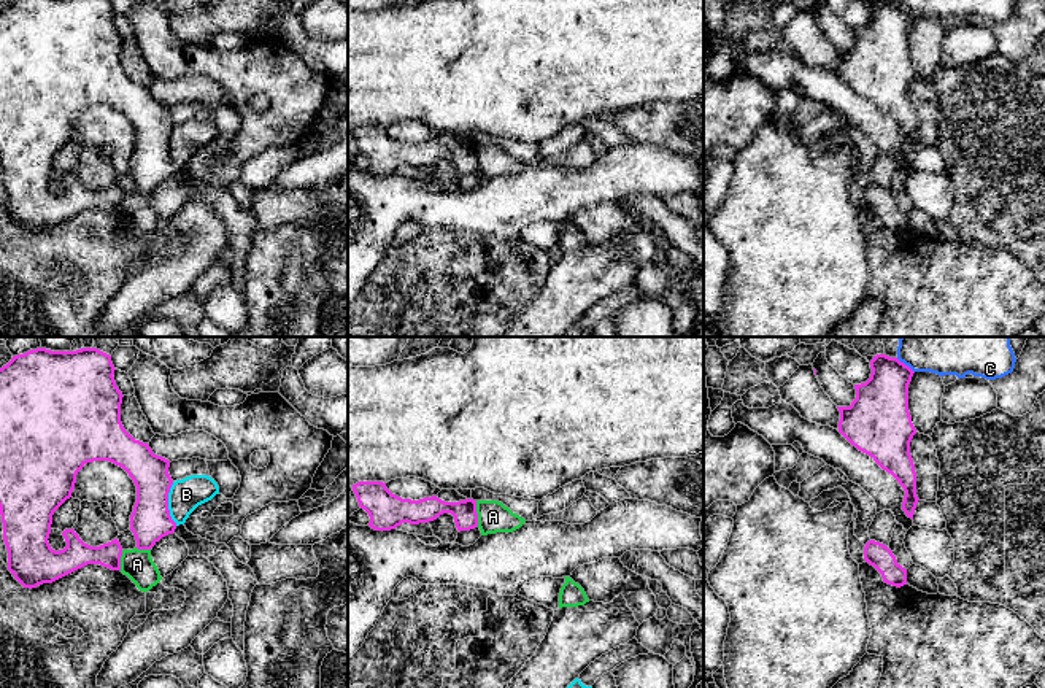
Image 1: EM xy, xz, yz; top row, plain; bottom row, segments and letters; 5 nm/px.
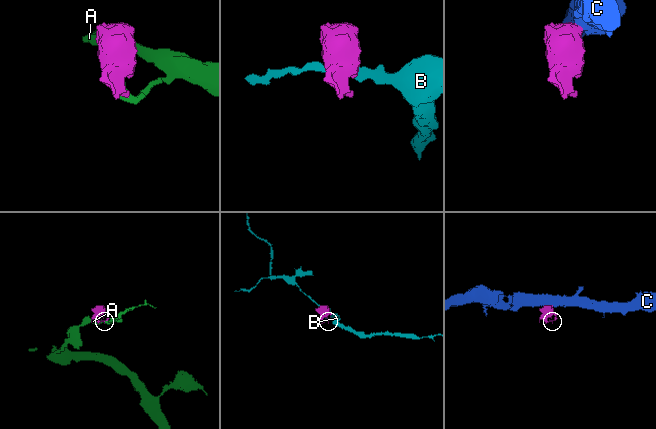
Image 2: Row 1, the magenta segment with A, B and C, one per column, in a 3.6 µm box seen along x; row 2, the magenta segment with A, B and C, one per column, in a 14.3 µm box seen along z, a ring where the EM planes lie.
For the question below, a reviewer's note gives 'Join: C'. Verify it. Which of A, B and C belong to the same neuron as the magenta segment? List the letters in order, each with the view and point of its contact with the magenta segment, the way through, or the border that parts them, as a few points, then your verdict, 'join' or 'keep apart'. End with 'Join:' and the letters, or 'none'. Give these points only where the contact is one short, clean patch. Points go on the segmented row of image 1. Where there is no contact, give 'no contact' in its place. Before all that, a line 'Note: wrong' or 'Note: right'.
Note: right
A: contact xz (477, 514); border xz (475, 501), (478, 525); keep apart
B: contact xy (167, 504); border xy (172, 482), (169, 515), (177, 525); keep apart
C: contact yz (904, 364); way yz (880, 407), (888, 382), (904, 364), (933, 337), (945, 337); join
Join: C

